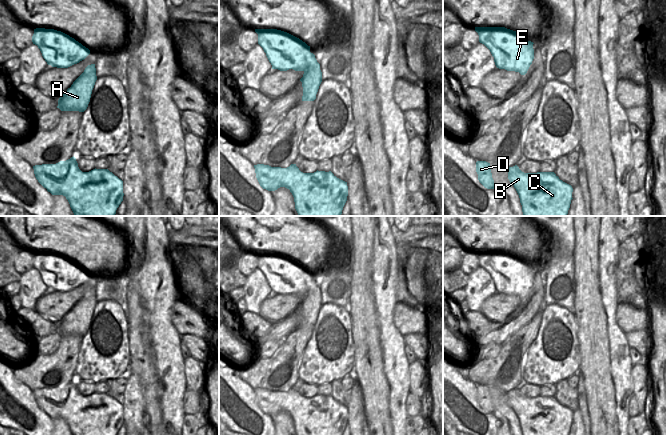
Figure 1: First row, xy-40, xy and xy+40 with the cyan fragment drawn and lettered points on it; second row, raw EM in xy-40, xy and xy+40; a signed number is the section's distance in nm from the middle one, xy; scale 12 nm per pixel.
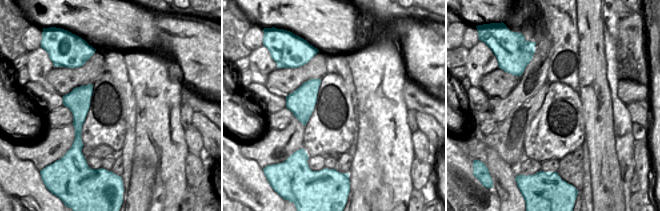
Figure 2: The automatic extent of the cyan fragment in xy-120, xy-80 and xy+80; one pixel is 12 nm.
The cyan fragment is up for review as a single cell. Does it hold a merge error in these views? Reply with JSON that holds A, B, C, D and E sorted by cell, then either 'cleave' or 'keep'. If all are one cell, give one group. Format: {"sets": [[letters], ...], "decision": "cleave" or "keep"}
{"sets": [["A", "B", "C", "D"], ["E"]], "decision": "cleave"}

